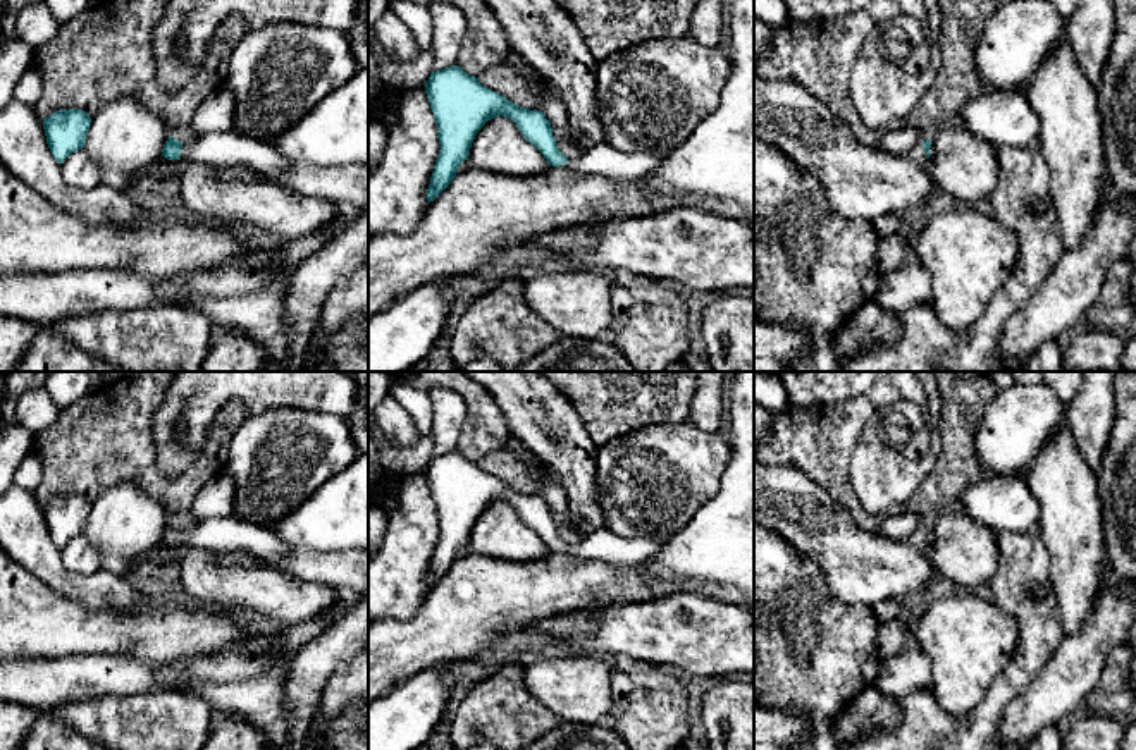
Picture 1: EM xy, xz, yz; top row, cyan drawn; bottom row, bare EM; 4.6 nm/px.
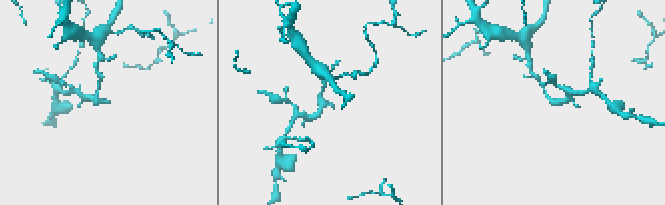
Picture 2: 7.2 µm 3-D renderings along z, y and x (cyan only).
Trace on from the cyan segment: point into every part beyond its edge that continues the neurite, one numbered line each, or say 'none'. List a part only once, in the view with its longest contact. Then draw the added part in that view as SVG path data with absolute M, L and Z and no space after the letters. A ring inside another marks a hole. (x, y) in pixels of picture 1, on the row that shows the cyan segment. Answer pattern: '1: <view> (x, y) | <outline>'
1: xy (217, 148) | M234 131L182 141L181 160L184 163L246 165L274 179L286 179L291 165L291 160L275 151L272 144Z

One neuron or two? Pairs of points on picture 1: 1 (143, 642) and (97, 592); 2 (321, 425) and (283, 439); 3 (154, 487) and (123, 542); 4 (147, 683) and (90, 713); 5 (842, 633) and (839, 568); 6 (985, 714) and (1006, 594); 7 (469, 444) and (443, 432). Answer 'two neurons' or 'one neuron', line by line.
1: two neurons
2: one neuron
3: two neurons
4: two neurons
5: two neurons
6: one neuron
7: two neurons

